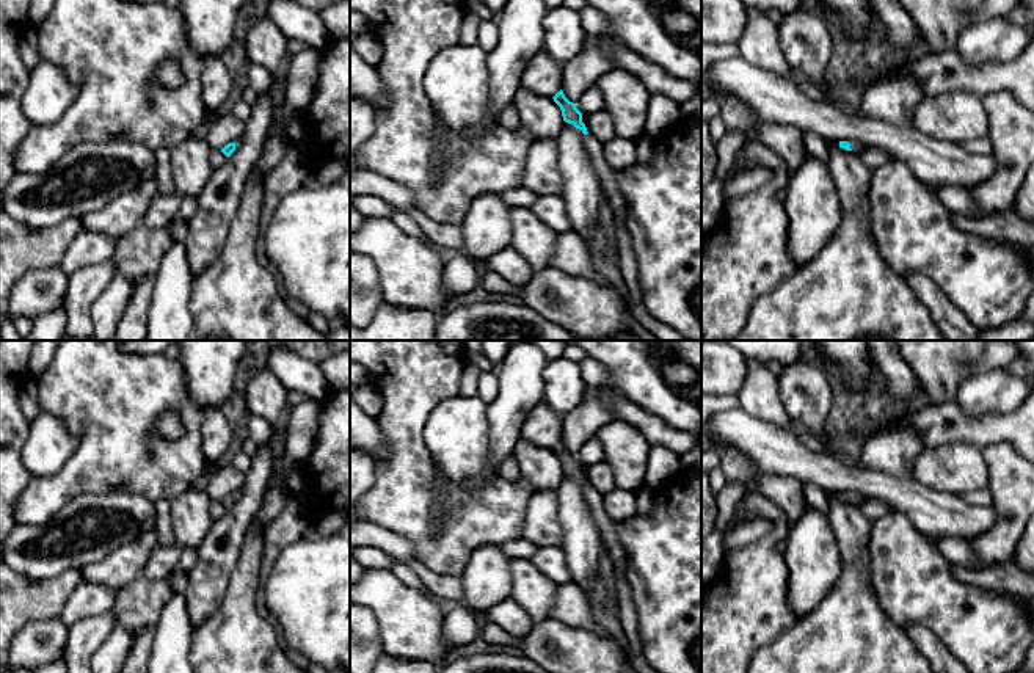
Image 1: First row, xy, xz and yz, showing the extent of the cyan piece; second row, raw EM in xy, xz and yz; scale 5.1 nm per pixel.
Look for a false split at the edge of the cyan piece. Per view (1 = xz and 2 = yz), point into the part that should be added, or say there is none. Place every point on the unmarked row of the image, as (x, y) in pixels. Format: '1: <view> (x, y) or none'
1: none
2: yz (855, 498)

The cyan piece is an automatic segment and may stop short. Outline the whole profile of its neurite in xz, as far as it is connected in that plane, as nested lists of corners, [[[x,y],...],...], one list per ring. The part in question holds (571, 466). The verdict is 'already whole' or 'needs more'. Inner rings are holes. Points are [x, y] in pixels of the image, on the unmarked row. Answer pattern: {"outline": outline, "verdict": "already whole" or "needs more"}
{"outline": [[[562,441],[552,450],[560,458],[563,472],[573,475],[584,486],[587,486],[588,483],[585,475],[582,474],[582,464],[576,460],[576,455],[570,453]]], "verdict": "already whole"}

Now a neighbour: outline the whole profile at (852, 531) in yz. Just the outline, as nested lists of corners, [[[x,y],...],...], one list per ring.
[[[839,493],[828,494],[828,522],[839,549],[841,571],[852,566],[861,569],[865,580],[876,593],[869,552],[872,522],[858,505],[843,500]]]

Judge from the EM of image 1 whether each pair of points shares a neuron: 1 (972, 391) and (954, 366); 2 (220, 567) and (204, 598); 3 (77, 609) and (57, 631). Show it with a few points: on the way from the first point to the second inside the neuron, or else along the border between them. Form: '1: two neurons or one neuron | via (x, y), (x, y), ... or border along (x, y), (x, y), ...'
1: two neurons | border along (972, 374), (961, 385), (956, 399)
2: one neuron | via (212, 574), (206, 590)
3: two neurons | border along (57, 617), (69, 626)

